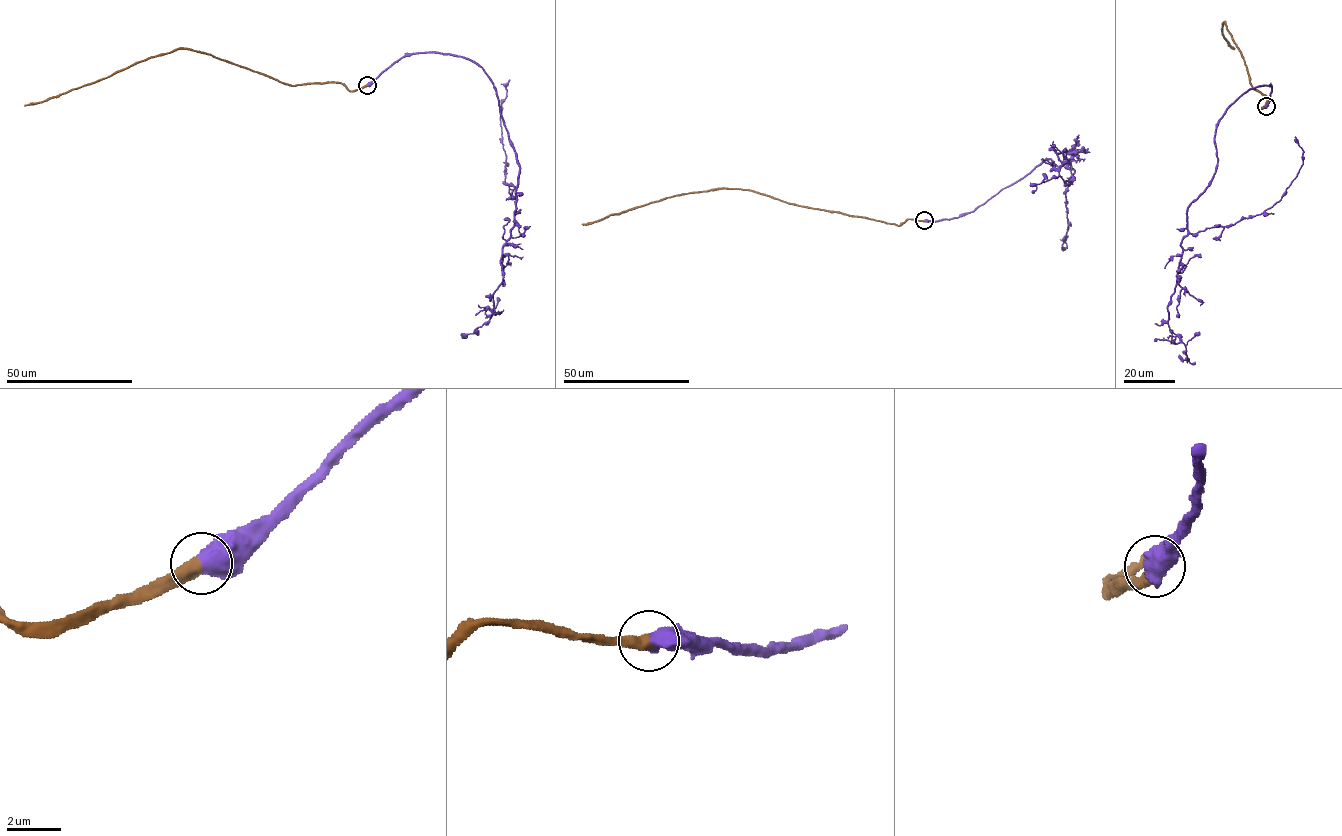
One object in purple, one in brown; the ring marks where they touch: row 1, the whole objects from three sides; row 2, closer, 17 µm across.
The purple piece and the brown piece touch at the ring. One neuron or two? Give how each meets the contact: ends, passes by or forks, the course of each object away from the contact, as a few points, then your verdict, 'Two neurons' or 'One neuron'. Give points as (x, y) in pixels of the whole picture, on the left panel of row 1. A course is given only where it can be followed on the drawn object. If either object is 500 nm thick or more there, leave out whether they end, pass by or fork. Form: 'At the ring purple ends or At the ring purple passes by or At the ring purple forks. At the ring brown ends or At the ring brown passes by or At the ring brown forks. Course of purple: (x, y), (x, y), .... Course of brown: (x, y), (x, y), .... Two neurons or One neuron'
Course of purple: (367, 85), (402, 58), (435, 52), (472, 60), (496, 91), (519, 165), (514, 224), (495, 314), (462, 338). Course of brown: (367, 85), (349, 90), (333, 82), (292, 85), (202, 53), (175, 49), (24, 106). One neuron

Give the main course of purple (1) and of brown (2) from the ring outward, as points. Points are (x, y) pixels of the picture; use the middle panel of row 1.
1: (924, 220), (975, 211), (1043, 161), (1064, 165), (1074, 145), (1057, 153), (1057, 177), (1032, 192)
2: (924, 220), (906, 219), (898, 225), (885, 223), (789, 203), (738, 188), (665, 197), (582, 224)

